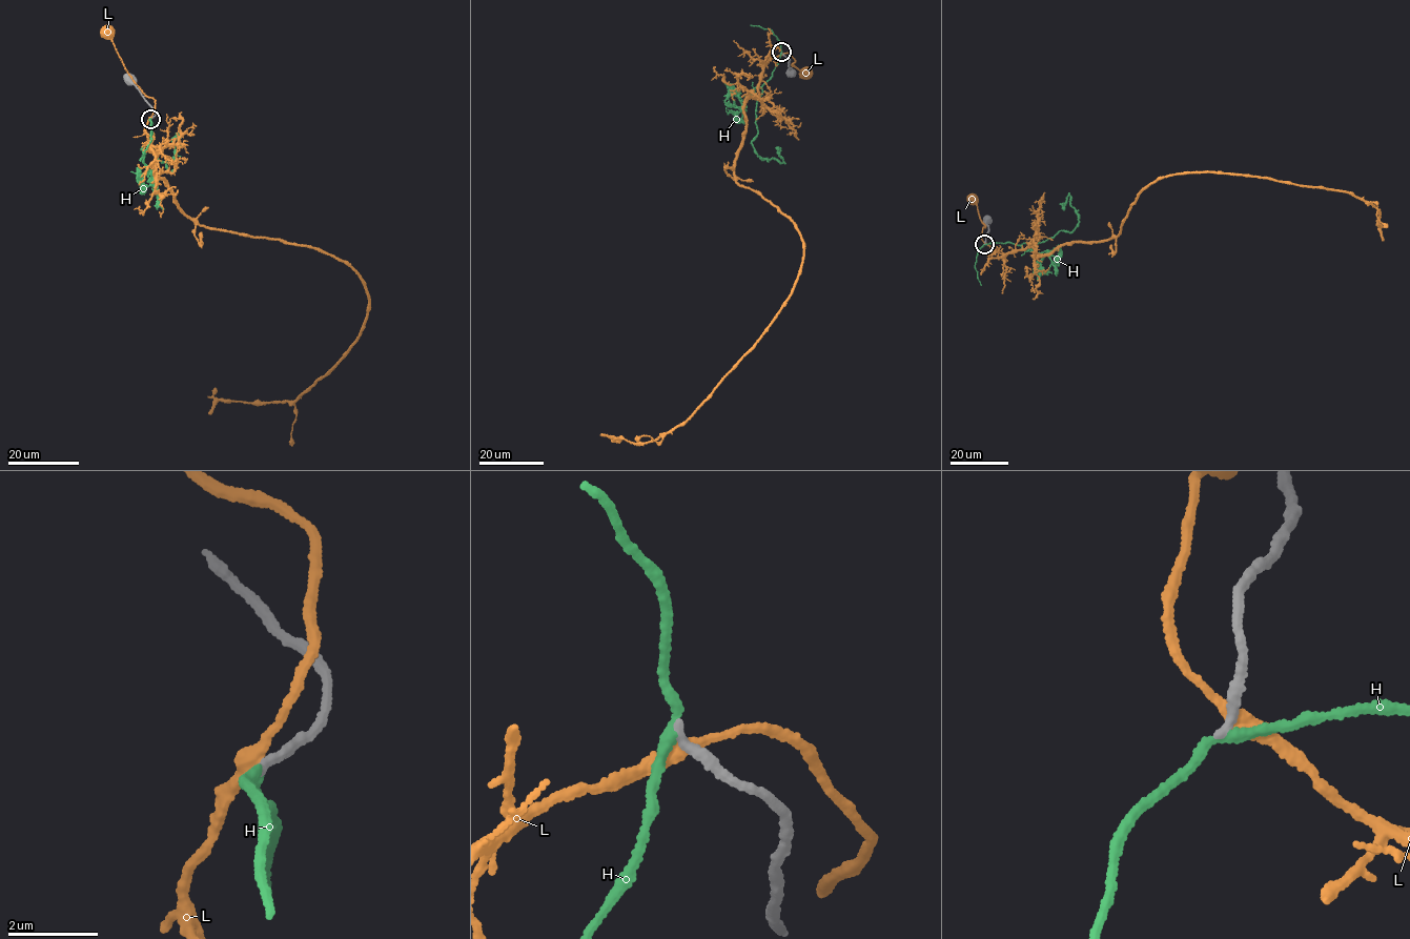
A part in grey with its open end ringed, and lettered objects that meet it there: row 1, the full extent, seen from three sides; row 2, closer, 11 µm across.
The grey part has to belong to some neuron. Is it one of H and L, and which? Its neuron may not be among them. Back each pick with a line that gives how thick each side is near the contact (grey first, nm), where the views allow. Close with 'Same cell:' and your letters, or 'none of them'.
Same cell: none of them

